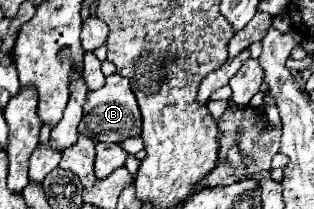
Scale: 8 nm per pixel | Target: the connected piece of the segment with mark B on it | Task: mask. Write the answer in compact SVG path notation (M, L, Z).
M112 74L106 78L106 84L102 88L88 92L86 102L84 102L84 118L82 118L78 130L82 134L88 134L96 142L122 142L122 140L140 136L140 132L142 132L140 110L138 110L138 104L132 94L128 78Z

